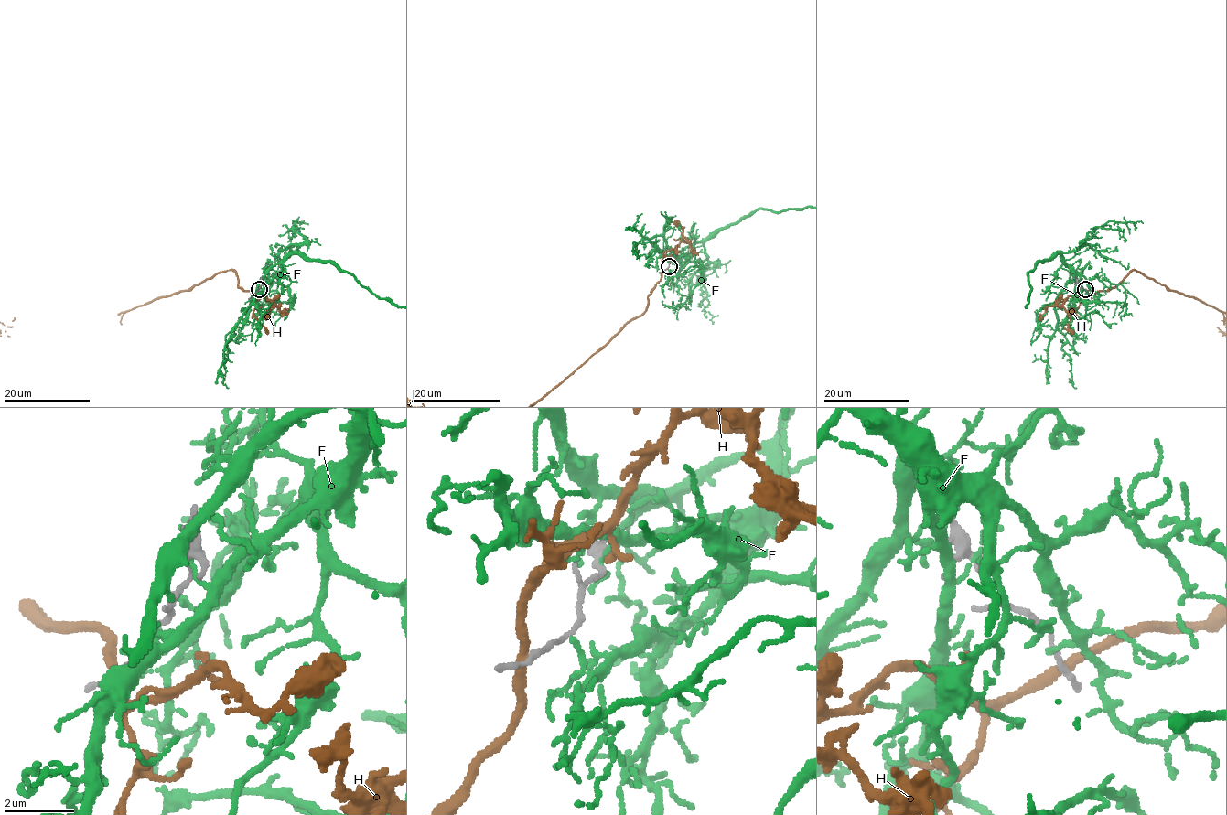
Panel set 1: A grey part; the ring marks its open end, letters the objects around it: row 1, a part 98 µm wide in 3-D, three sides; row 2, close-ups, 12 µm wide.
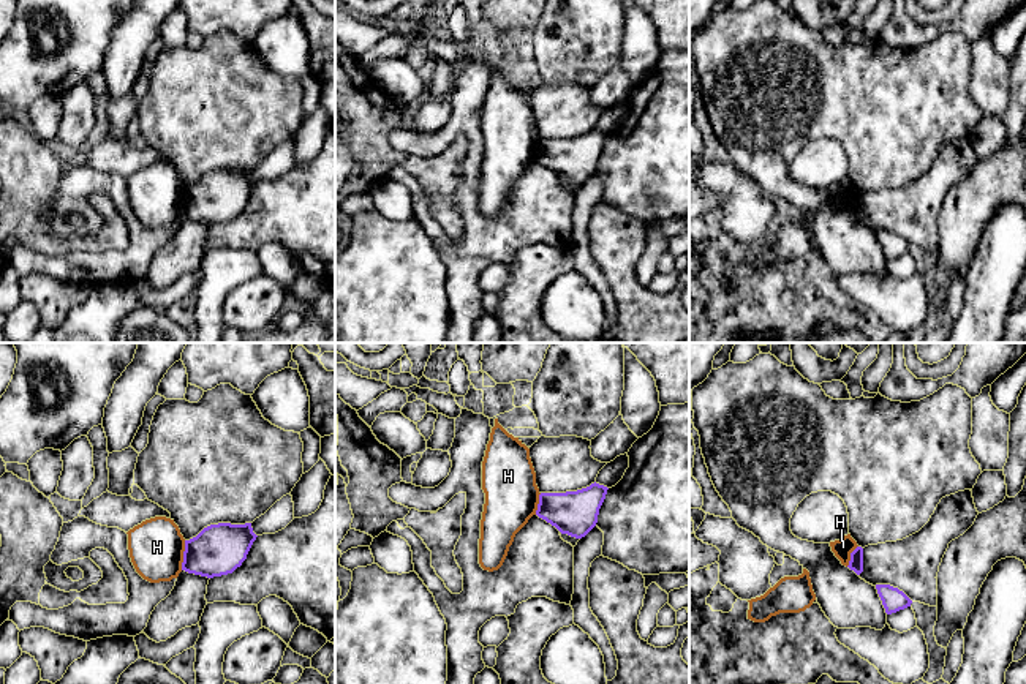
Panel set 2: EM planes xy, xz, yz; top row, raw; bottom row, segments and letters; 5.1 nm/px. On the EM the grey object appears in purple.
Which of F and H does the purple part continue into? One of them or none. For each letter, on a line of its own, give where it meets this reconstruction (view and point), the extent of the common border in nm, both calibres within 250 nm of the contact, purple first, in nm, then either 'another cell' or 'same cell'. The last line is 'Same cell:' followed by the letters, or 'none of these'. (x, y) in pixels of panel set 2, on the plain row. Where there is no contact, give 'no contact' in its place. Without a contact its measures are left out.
F: no contact; another cell
H: meets purple in xy at (184, 201); contact 150 nm long; 260 nm thick on the purple side, 280 nm on the other; another cell
Same cell: none of these

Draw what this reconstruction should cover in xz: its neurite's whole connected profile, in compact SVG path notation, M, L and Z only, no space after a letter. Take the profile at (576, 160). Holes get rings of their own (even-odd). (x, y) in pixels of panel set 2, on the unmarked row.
M594 128L577 137L541 139L536 161L561 180L582 185L596 172L607 136Z

